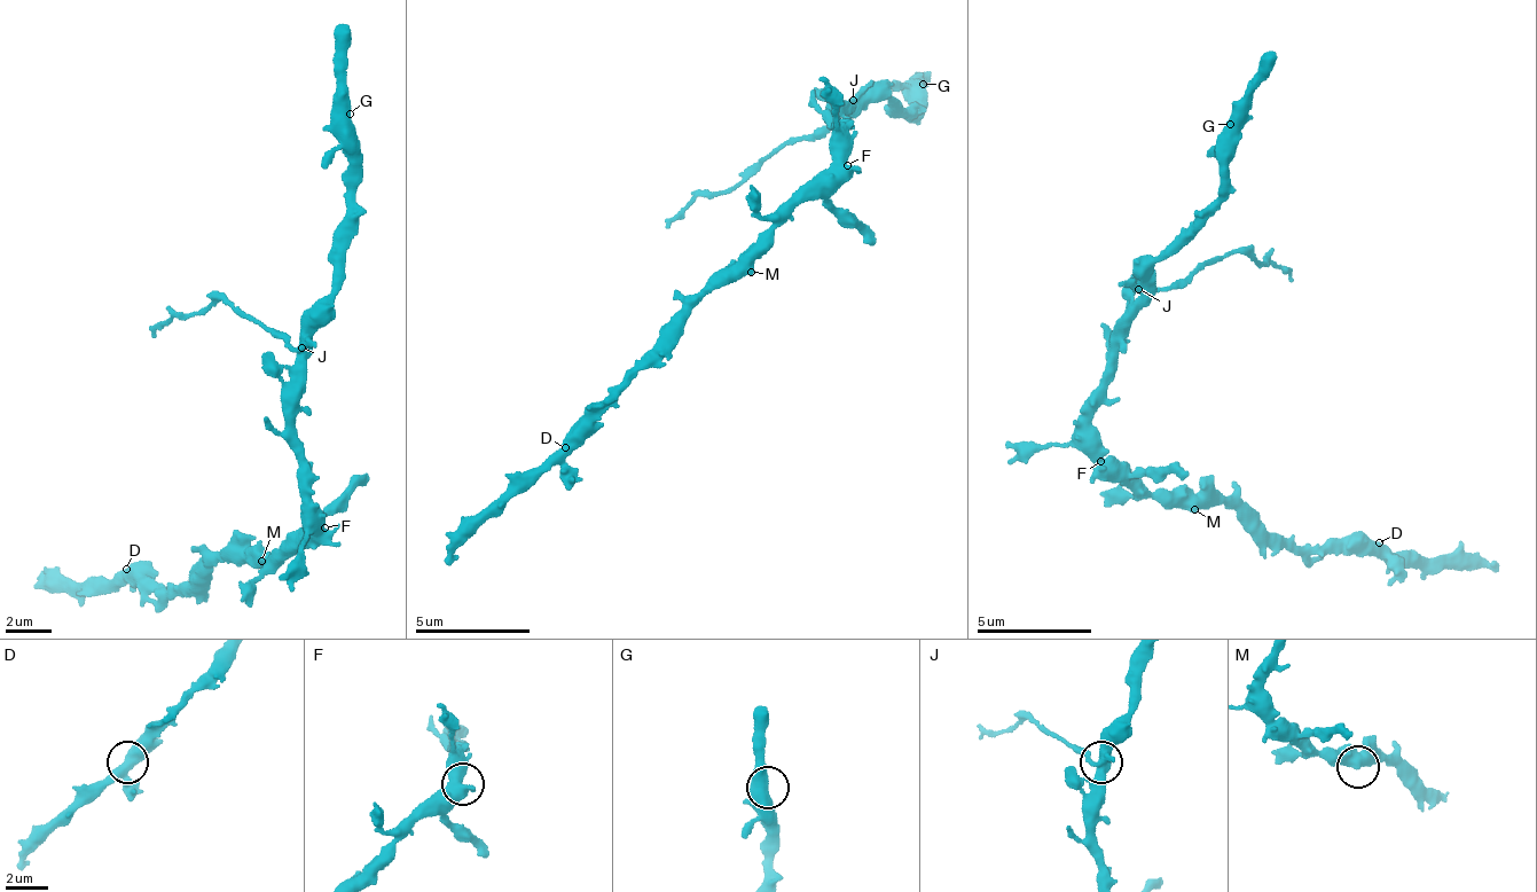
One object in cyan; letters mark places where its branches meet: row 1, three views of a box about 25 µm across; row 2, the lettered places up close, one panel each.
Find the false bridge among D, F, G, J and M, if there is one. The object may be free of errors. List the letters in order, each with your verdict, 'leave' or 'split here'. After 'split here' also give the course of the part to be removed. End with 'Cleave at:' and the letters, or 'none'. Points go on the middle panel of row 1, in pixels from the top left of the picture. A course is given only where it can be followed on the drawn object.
D: leave
F: leave
G: leave
J: split here | (854, 102), (758, 163), (737, 185), (700, 190), (664, 227)
M: leave
Cleave at: J

